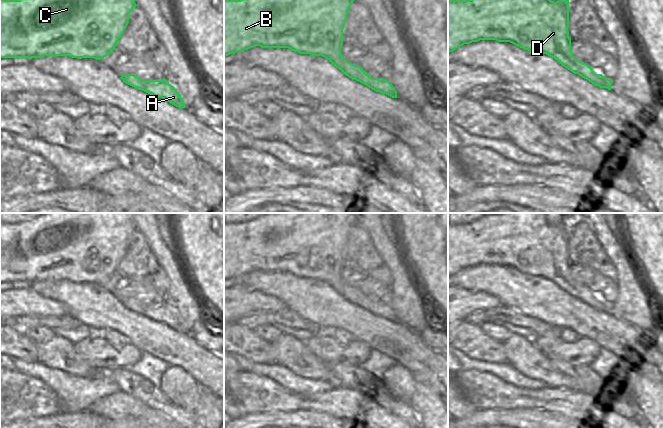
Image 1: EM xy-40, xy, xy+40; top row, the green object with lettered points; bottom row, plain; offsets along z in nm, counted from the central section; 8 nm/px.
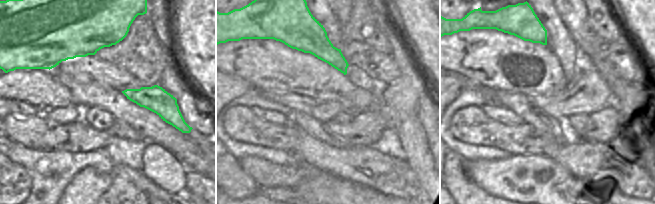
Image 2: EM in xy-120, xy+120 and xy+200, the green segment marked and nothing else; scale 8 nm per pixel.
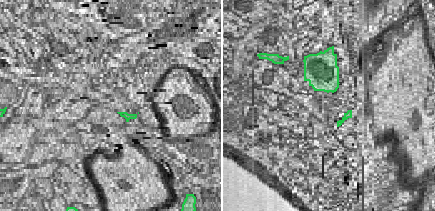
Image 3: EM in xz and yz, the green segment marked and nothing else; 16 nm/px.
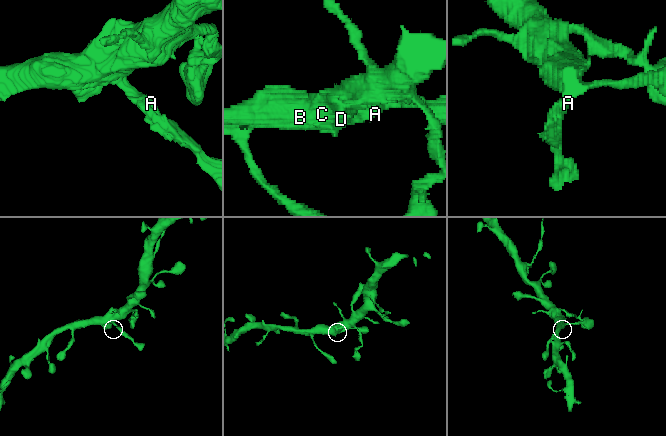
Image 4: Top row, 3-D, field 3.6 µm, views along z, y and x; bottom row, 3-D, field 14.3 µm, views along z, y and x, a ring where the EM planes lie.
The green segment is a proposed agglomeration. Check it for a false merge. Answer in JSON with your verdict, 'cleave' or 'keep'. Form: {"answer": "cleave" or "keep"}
{"answer": "keep"}

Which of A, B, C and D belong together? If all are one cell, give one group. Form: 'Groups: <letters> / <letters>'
Groups: A B C D

